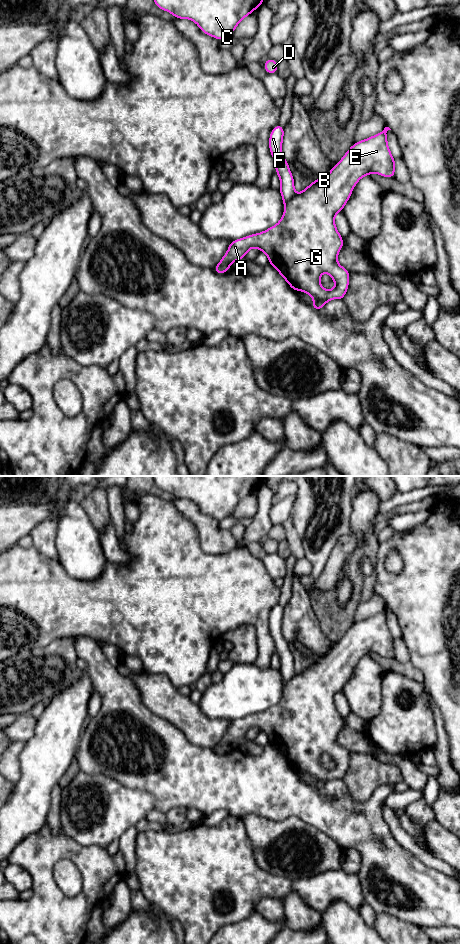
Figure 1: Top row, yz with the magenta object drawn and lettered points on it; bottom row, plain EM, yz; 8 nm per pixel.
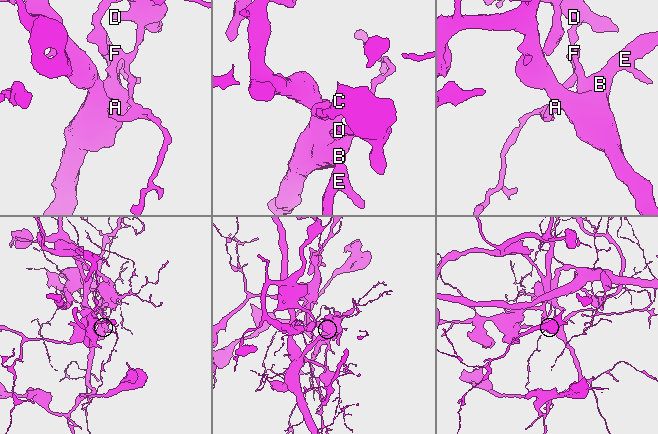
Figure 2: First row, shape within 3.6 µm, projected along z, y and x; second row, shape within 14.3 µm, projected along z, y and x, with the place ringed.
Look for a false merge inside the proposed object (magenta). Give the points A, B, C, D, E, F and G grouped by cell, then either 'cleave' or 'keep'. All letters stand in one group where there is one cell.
groups A B E G / C D F; cleave

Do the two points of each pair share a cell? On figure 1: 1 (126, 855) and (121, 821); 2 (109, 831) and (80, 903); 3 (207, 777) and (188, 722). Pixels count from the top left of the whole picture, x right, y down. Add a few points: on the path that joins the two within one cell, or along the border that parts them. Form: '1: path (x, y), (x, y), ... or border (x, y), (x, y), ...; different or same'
1: border (134, 825), (129, 827), (118, 839); different
2: border (80, 844), (99, 845), (106, 849); different
3: border (179, 730), (192, 743), (212, 748); different

